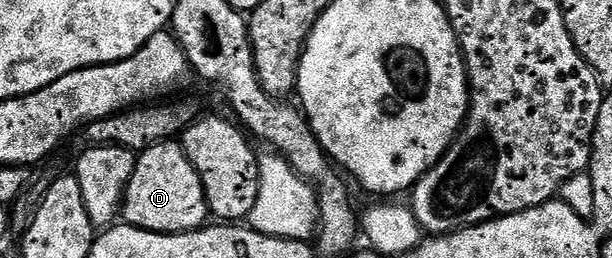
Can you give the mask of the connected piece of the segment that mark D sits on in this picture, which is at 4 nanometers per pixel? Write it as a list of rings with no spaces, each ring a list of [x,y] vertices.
[[[174,140],[160,141],[138,154],[135,170],[123,192],[121,217],[128,225],[154,233],[188,233],[208,224],[203,184],[182,144]]]

